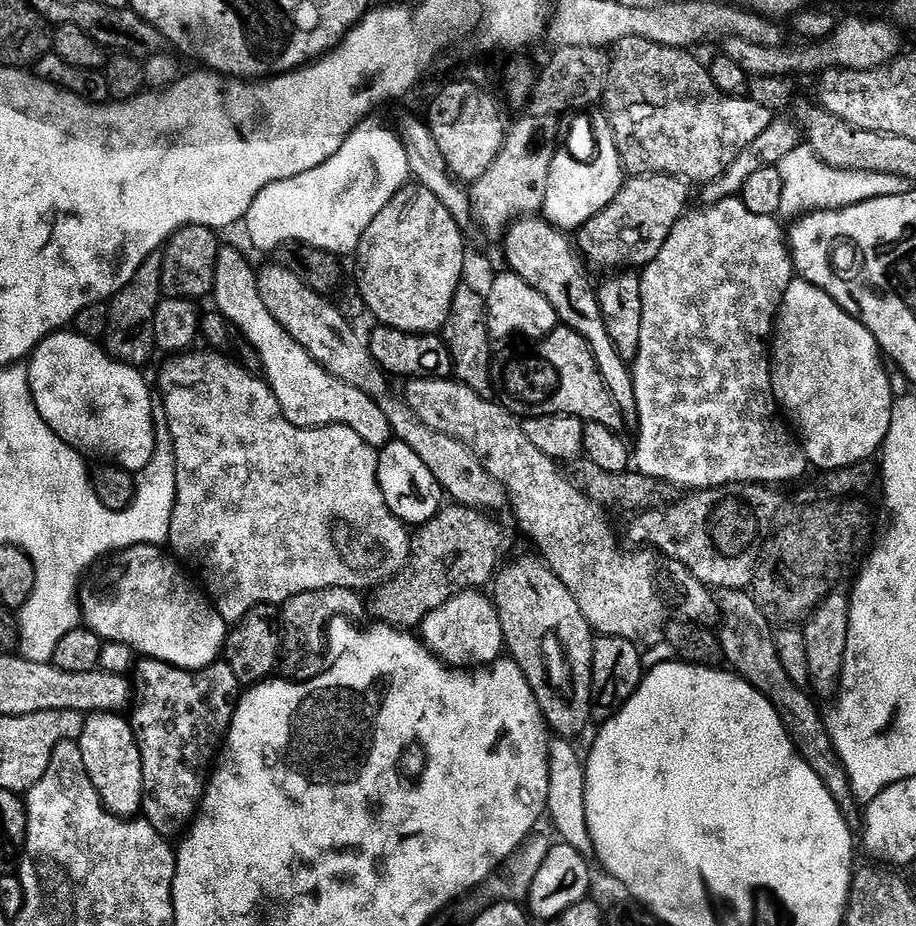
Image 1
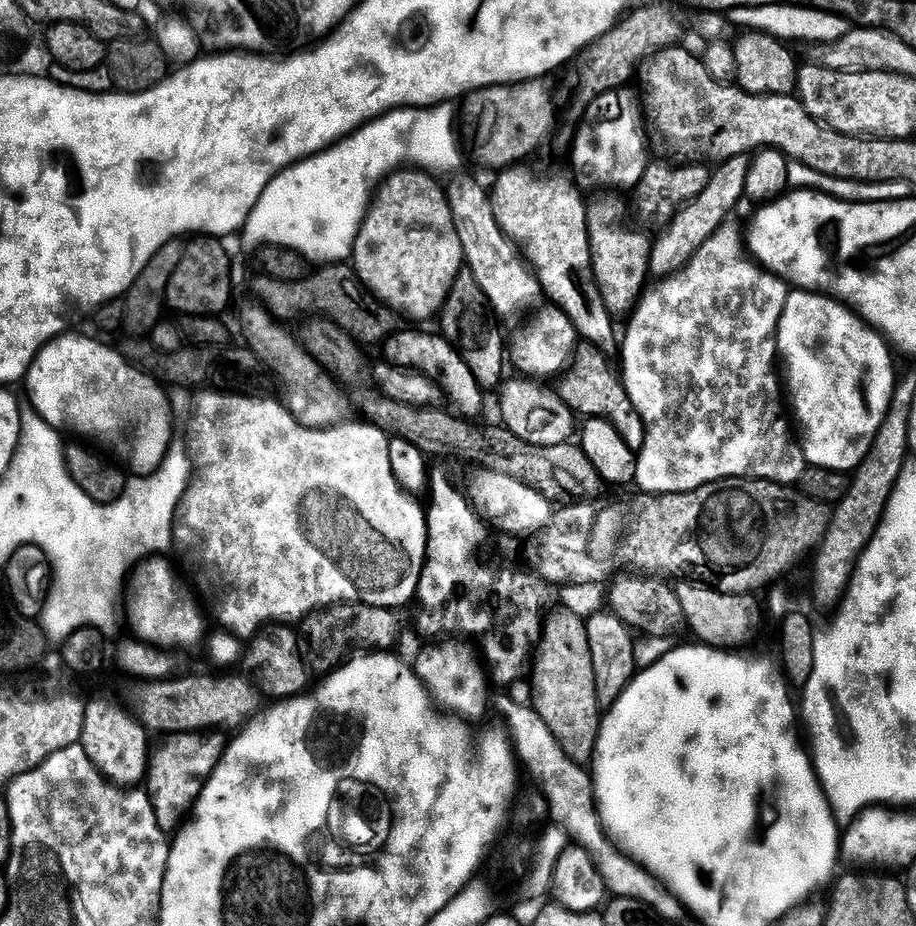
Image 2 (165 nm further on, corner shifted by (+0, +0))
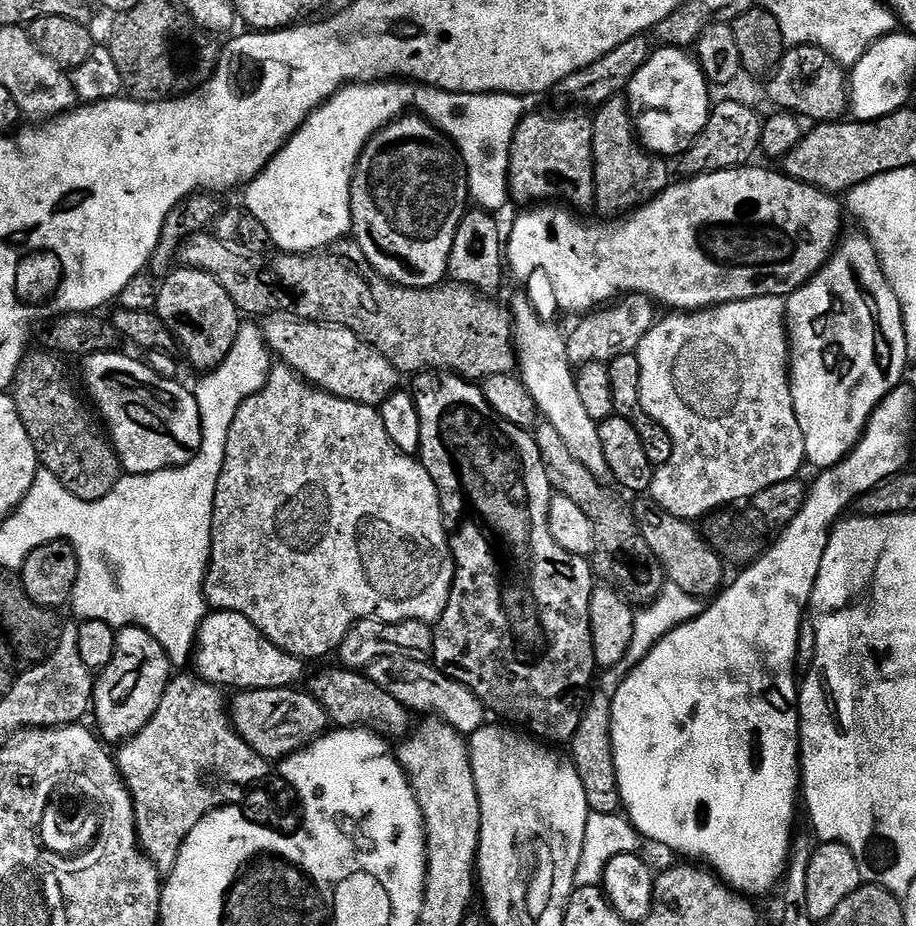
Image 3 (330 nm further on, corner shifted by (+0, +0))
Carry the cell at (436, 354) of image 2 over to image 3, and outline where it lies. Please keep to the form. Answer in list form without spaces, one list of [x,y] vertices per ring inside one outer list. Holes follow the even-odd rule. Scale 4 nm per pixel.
[[[439,370],[421,372],[413,380],[416,381],[410,385],[410,391],[416,398],[418,418],[422,426],[418,459],[439,487],[442,510],[448,508],[448,512],[452,512],[452,530],[448,533],[449,536],[454,535],[456,537],[456,550],[452,556],[457,562],[464,562],[464,560],[469,562],[468,578],[456,577],[452,583],[452,593],[444,612],[448,616],[452,614],[452,618],[460,616],[462,602],[470,604],[468,606],[470,610],[474,610],[474,604],[484,604],[486,610],[492,610],[490,604],[500,606],[498,604],[498,580],[500,580],[500,584],[504,584],[504,604],[508,604],[508,616],[512,616],[512,620],[437,620],[432,630],[434,654],[431,663],[444,676],[449,676],[454,682],[467,686],[484,703],[485,709],[491,715],[492,712],[496,715],[493,717],[499,718],[509,725],[519,726],[531,733],[533,737],[539,738],[549,745],[571,745],[574,734],[578,734],[578,724],[582,722],[584,707],[588,704],[590,693],[593,691],[593,689],[591,690],[592,679],[598,675],[596,659],[594,658],[594,642],[590,630],[590,598],[594,584],[591,563],[585,557],[570,554],[570,550],[558,546],[558,542],[554,538],[552,527],[548,521],[548,512],[552,509],[554,489],[546,474],[546,466],[540,457],[535,435],[529,429],[519,428],[510,422],[501,420],[499,414],[492,411],[492,407],[486,402],[484,389],[479,383],[466,380],[454,372],[441,372]]]

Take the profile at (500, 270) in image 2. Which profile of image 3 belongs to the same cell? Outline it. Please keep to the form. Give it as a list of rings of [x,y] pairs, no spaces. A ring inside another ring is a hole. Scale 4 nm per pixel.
[[[516,296],[510,303],[514,325],[514,343],[518,357],[518,375],[526,390],[534,398],[537,413],[554,430],[558,430],[562,442],[602,482],[612,480],[610,466],[606,466],[606,454],[602,450],[602,438],[598,438],[598,422],[590,418],[590,413],[578,395],[576,372],[568,360],[568,341],[565,333],[559,332],[545,317],[536,313],[533,301],[524,296]]]

